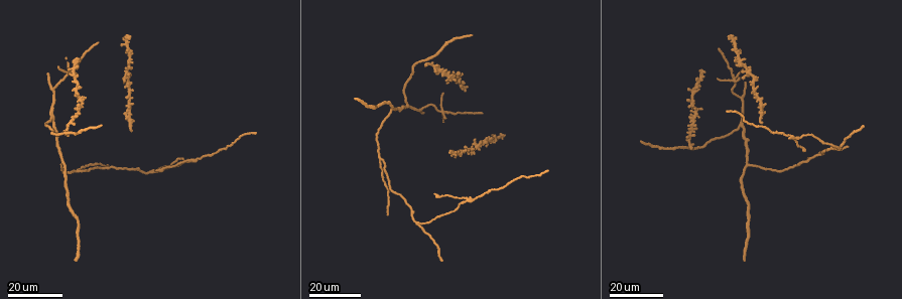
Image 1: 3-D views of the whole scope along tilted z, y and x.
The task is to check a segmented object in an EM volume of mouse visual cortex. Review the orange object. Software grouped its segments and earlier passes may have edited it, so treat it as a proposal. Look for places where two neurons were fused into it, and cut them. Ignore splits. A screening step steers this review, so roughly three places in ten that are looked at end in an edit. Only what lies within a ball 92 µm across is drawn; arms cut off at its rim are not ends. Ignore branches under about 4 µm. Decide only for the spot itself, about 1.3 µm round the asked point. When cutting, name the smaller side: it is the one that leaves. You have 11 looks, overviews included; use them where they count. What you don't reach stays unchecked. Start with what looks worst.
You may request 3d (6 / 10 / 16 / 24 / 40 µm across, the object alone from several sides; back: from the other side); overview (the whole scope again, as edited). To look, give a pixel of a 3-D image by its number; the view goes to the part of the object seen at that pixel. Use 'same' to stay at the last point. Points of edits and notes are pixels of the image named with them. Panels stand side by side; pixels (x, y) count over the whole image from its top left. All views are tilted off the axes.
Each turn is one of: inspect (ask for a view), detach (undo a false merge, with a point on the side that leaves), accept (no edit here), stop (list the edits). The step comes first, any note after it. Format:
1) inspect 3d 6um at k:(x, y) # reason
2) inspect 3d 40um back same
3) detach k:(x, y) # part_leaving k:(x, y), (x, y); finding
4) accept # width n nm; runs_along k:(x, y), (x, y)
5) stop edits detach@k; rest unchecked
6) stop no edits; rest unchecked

inspect 3d 16um at 1:(441, 110) # four or more arms meet

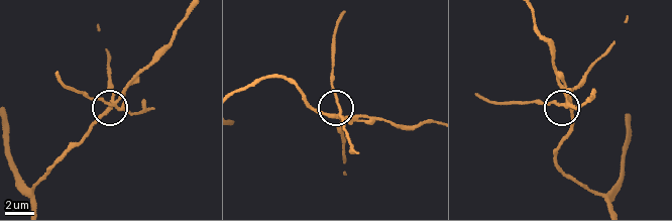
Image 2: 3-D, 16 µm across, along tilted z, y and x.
inspect 3d 10um at 2:(339, 113)

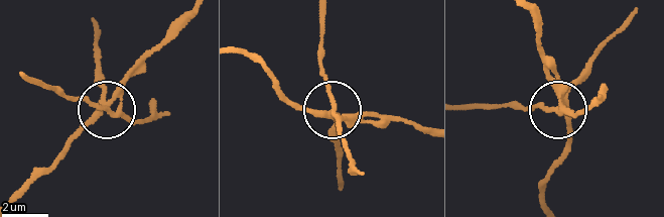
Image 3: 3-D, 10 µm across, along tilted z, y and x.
detach 3:(134, 122) # side_arm 8 um; part_leaving 3:(349, 121), (340, 114), (319, 60), (322, 14); a second neuron is stuck on

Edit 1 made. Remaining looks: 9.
inspect overview

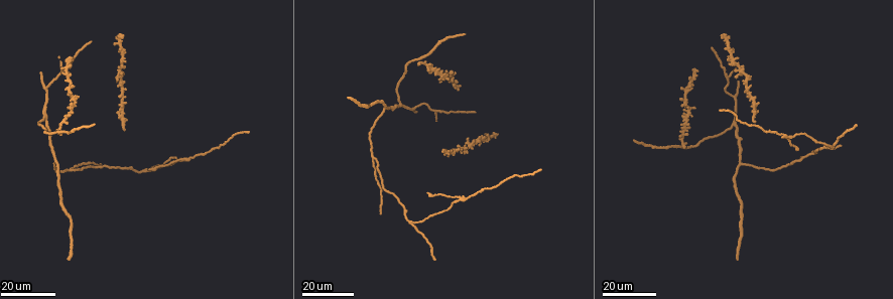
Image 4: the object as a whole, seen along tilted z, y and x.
inspect 3d 24um at 4:(461, 198) # looks like a crossing

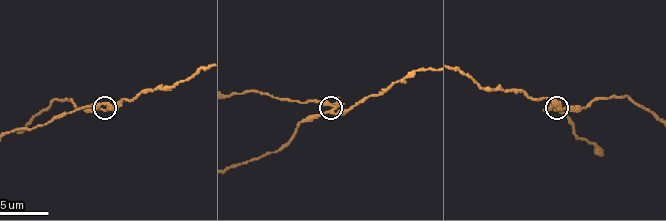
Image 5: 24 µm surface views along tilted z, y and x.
inspect 3d 10um at 5:(111, 105)

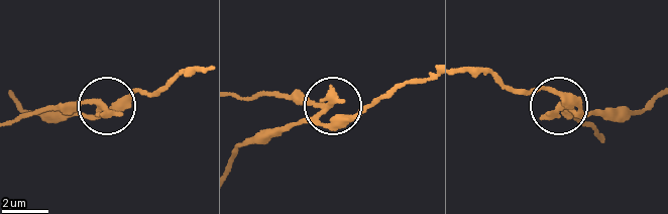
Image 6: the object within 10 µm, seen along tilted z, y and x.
detach 6:(106, 113) # arms 5; part_leaving 6:(316, 115), (309, 104), (264, 93), (236, 98); two neurons meet here

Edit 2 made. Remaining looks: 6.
inspect 3d 16um at 4:(374, 159) # three arms meet

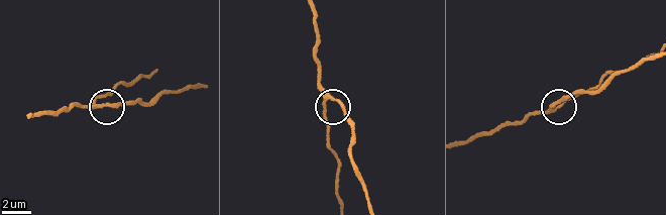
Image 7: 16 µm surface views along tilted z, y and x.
inspect 3d 10um at 7:(96, 108) # zoom in

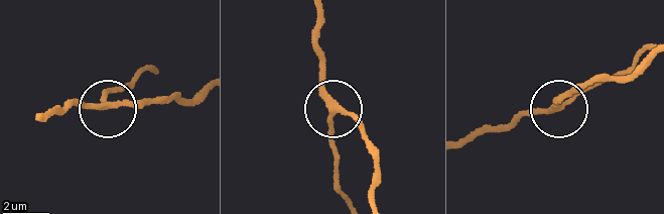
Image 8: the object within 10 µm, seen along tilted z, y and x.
accept # width 230 nm; runs_along 8:(39, 119), (80, 102), (107, 105), (114, 87); continuous, no second neuron

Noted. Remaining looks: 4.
inspect 3d 24um at 4:(409, 223) # side arm on a straight run

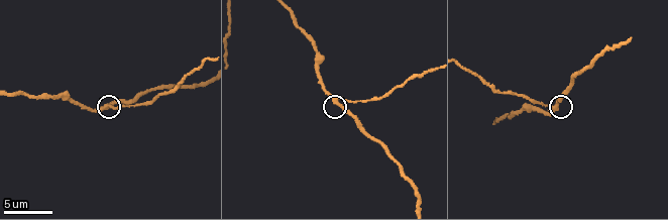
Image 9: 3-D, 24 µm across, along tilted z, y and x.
inspect 3d 10um at 9:(108, 105) # closer look

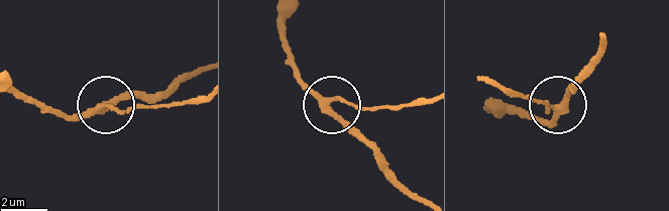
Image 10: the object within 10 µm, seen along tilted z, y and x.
inspect 3d 10um back at 10:(563, 105) # from behind

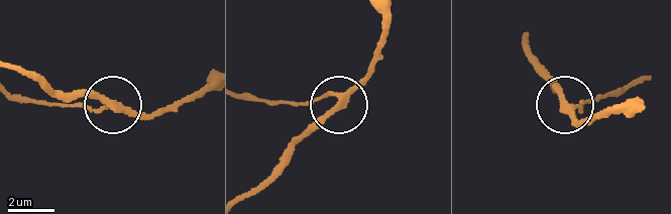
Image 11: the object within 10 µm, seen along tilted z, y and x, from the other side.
accept # side_arm 20 um; runs_along 11:(626, 112), (605, 111), (580, 120), (569, 112), (551, 77); continuous, no second neuron

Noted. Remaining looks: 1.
stop edits detach@3, detach@6; rest unchecked

